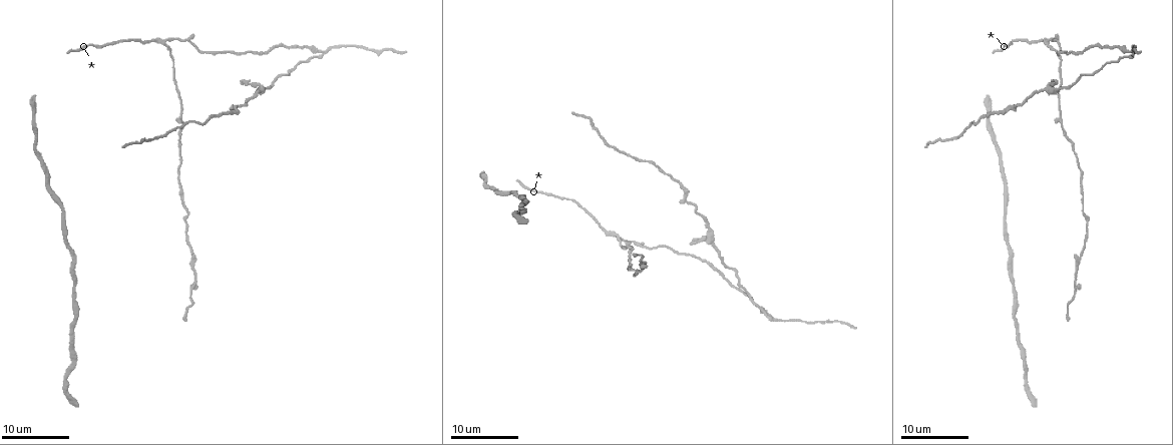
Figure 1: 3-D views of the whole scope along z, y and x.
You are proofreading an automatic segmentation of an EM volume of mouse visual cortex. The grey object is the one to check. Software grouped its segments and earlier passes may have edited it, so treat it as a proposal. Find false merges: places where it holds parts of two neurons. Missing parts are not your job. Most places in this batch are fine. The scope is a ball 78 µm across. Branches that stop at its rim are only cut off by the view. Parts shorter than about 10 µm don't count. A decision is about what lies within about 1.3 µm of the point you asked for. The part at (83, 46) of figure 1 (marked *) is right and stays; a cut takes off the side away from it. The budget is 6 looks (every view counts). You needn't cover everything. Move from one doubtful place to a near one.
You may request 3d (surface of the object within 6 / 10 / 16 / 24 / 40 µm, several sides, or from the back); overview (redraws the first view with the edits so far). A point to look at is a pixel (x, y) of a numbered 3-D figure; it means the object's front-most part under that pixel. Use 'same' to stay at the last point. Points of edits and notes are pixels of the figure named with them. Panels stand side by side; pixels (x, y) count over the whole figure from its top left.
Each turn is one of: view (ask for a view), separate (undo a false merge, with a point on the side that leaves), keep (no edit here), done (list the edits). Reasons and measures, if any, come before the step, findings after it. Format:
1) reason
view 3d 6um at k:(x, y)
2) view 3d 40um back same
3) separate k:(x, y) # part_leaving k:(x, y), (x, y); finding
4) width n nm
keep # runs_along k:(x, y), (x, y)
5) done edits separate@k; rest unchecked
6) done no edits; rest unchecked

side arm on a straight run
view 3d 24um at 1:(1046, 40)

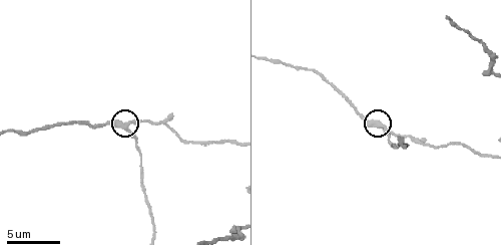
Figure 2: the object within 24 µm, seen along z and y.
view 3d 10um at 2:(129, 125)

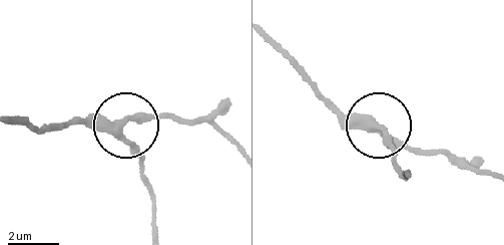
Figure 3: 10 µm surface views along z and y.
width 320 nm
keep # runs_along 3:(20, 118), (39, 125), (116, 125), (146, 175); one neuron here

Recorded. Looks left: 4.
three-way junction
view 3d 16um at 1:(322, 56)

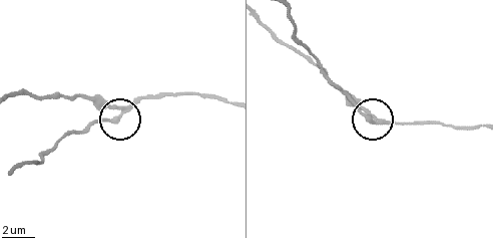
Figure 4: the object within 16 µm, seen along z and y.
view 3d 6um at 4:(121, 115)

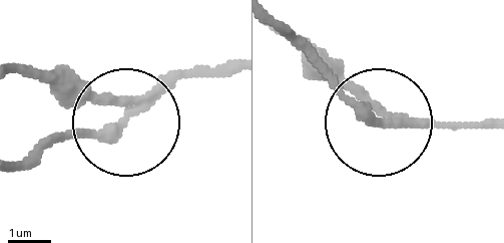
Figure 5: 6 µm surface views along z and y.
side_arm 14 um
separate 5:(104, 136) # part_leaving 5:(152, 100), (16, 166); a second neuron is stuck on

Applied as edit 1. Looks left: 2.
calibre changes
view 3d 16um at 1:(1083, 210)

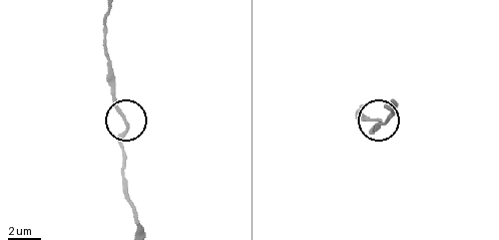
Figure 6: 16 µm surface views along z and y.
view 3d 6um at 6:(128, 124)

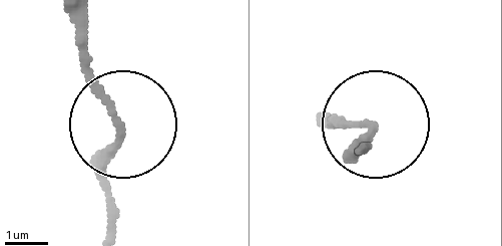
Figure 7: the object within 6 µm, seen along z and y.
width 150 nm
keep # runs_along 7:(73, 24), (87, 78), (123, 121), (105, 175), (105, 229); one neuron here

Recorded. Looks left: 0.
done edits separate@5; rest unchecked

